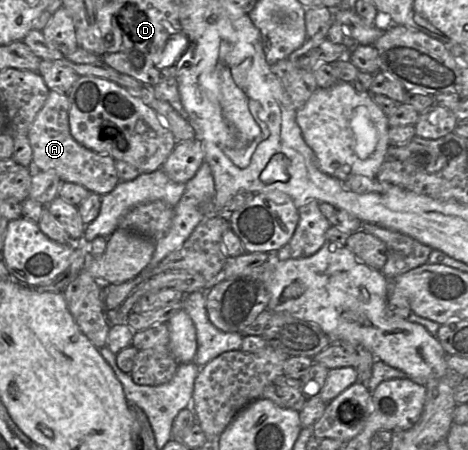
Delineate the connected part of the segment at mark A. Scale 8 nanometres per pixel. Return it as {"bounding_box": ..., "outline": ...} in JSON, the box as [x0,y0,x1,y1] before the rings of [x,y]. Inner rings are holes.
{"bounding_box":[28,90,119,195],"outline":[[[50,90],[44,106],[38,112],[28,132],[33,170],[53,170],[62,182],[76,183],[85,187],[90,193],[106,195],[119,183],[115,161],[109,155],[98,154],[85,148],[72,137],[69,109],[68,96],[65,93]]]}

